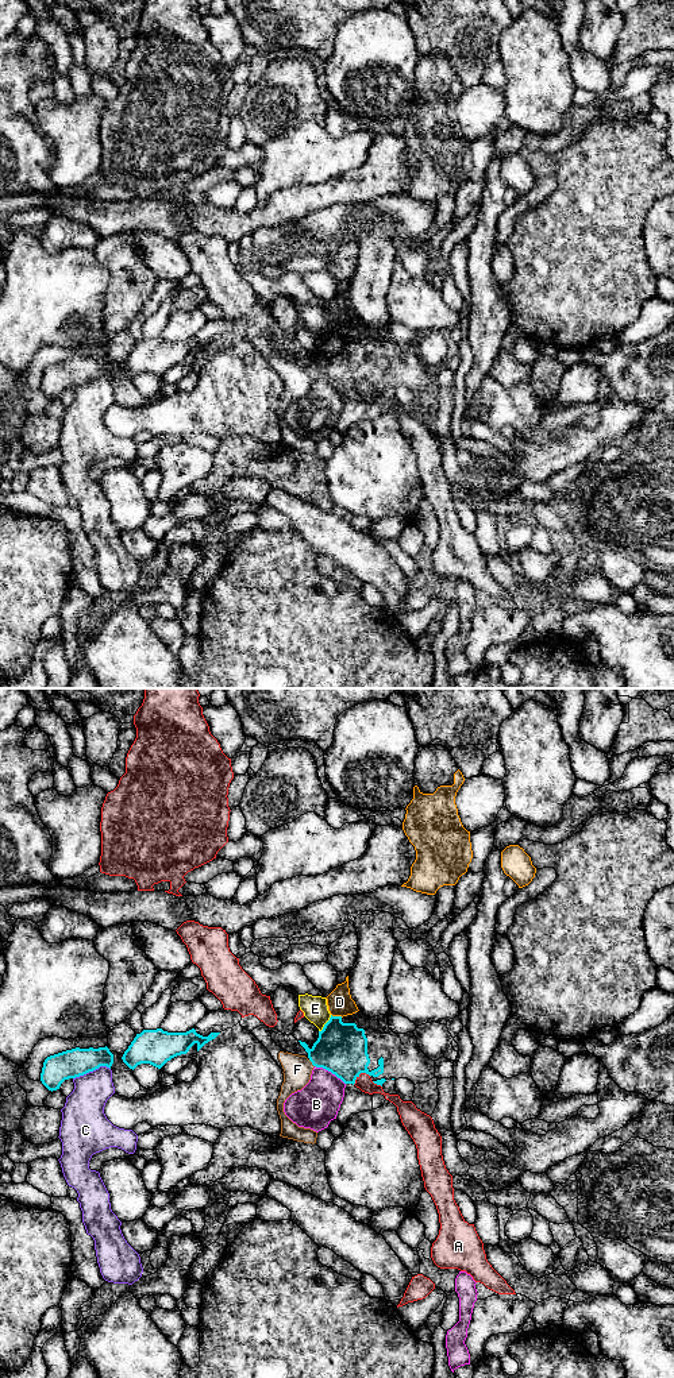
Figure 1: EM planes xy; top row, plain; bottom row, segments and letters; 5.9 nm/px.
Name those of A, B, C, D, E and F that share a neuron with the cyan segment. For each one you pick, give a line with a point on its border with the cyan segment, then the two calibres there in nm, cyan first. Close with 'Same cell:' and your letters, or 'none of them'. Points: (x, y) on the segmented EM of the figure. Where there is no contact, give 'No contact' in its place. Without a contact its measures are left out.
Same cell: none of them

